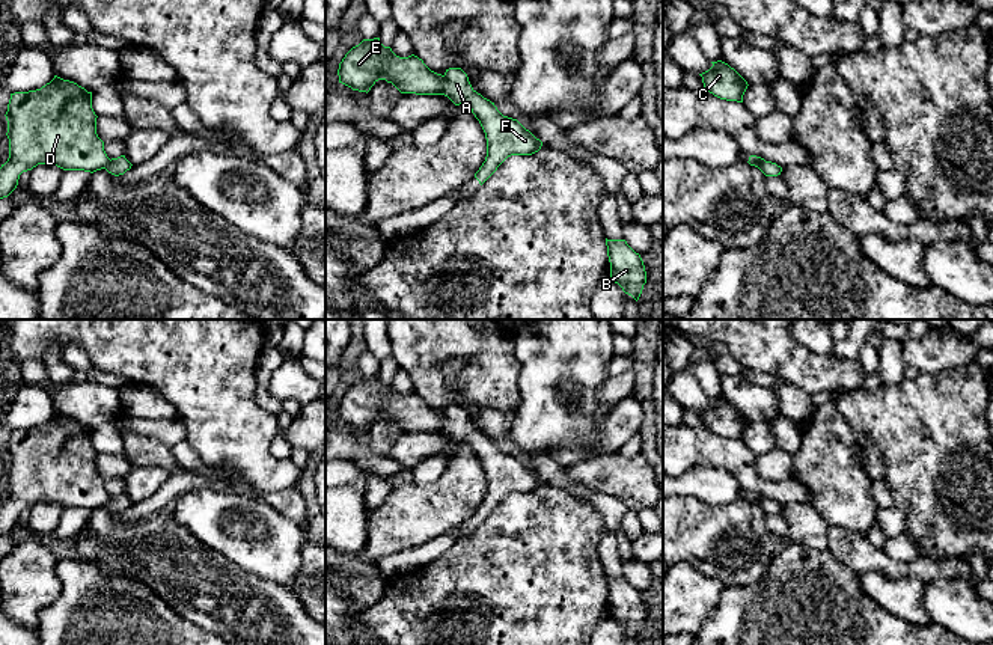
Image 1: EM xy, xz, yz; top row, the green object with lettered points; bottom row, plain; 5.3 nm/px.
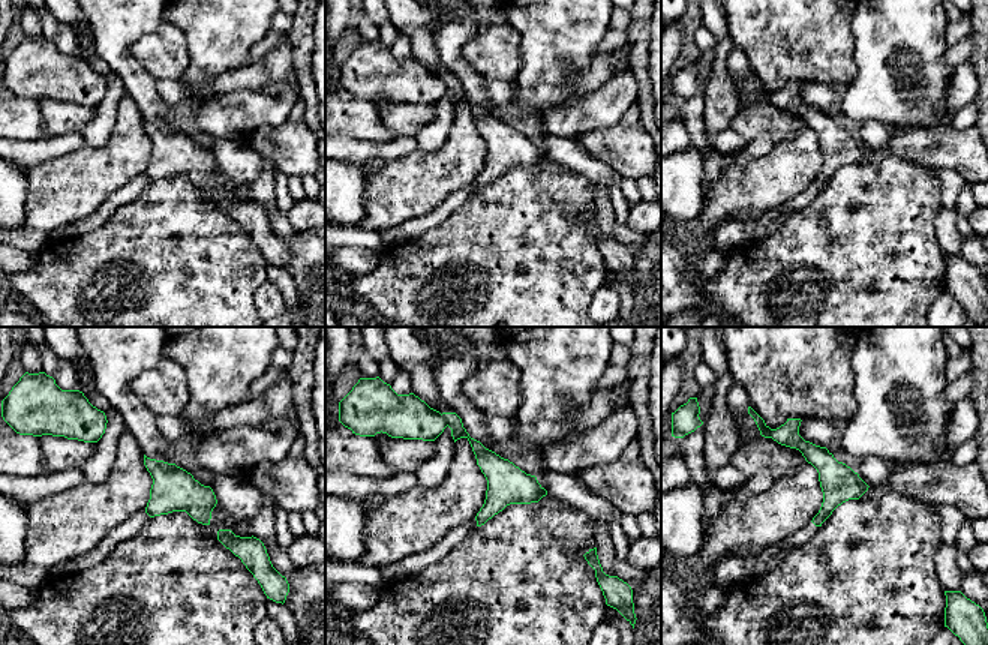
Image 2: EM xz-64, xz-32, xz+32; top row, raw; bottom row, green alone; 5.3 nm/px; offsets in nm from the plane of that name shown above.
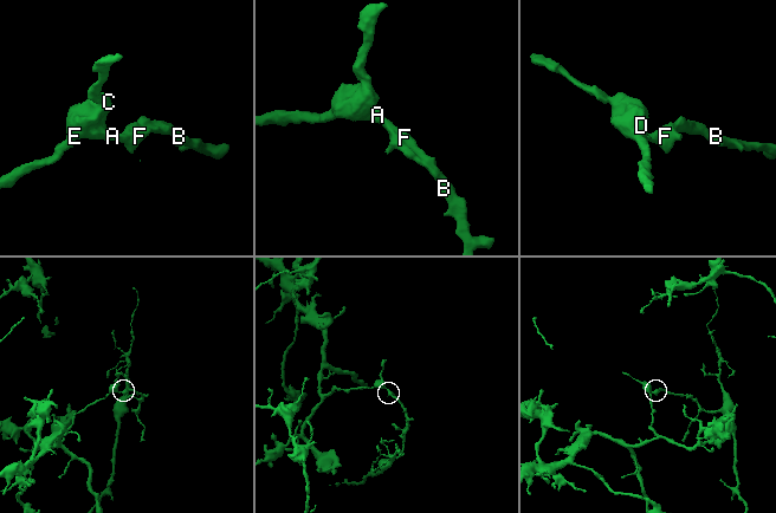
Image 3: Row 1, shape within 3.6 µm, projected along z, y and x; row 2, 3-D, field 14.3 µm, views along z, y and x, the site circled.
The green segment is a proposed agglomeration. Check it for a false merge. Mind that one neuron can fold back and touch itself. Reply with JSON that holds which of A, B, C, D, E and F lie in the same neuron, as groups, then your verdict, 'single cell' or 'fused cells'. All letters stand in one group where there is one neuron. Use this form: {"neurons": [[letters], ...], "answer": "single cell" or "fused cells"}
{"neurons": [["A", "B", "F"], ["C", "D", "E"]], "answer": "fused cells"}

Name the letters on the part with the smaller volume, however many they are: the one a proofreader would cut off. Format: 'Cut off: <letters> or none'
Cut off: A, B, F

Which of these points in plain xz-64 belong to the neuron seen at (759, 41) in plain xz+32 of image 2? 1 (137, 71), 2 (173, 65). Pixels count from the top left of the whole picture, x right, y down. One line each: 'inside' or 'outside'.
1: outside
2: inside

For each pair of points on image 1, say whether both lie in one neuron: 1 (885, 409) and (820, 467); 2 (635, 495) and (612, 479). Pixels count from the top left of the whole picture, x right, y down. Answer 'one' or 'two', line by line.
1: two
2: one

